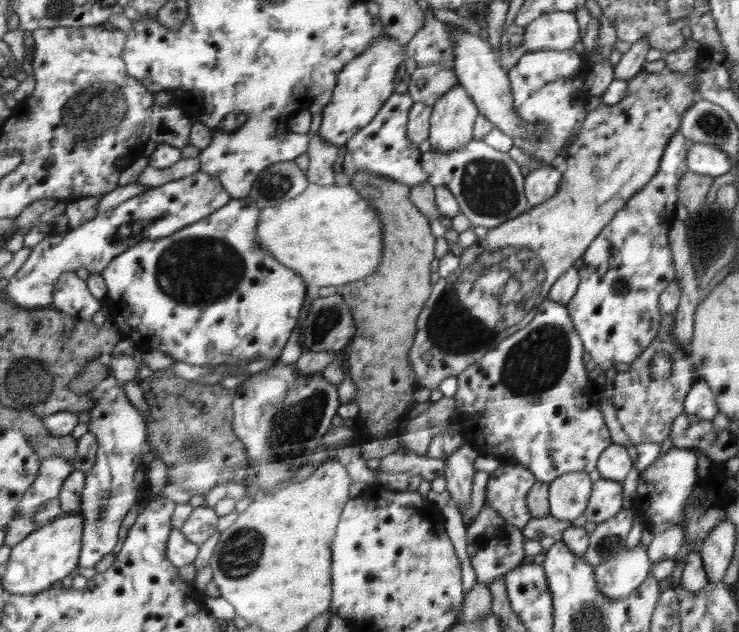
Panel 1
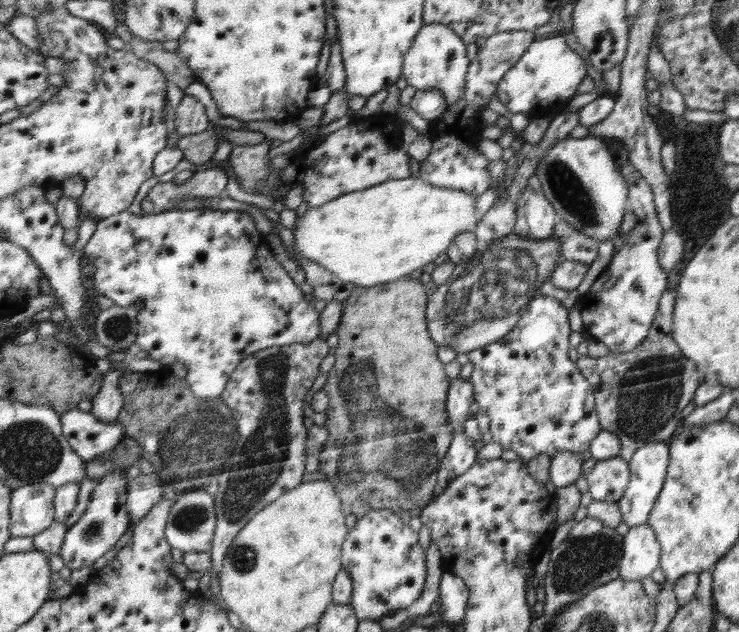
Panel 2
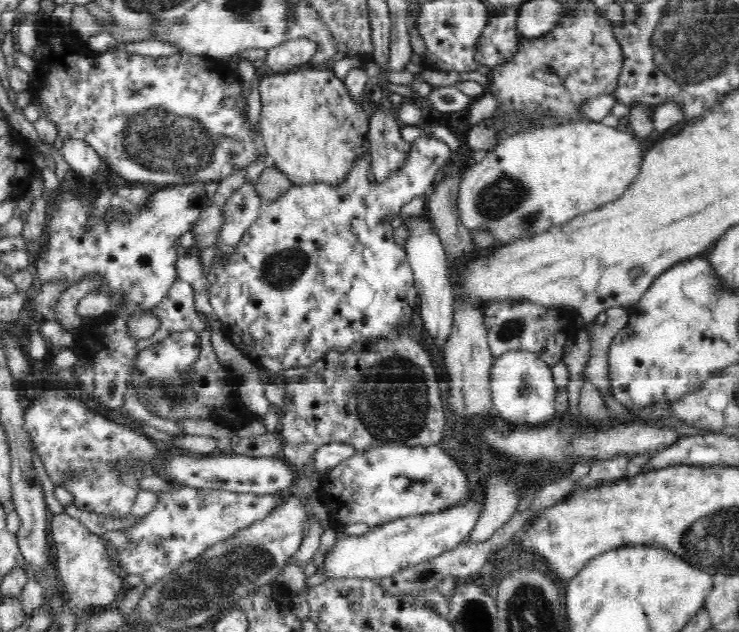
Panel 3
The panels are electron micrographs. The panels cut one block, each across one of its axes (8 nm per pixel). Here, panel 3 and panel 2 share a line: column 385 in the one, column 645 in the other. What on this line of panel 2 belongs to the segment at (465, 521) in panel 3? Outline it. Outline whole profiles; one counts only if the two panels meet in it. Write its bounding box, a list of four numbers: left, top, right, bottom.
[619,524,660,580]

